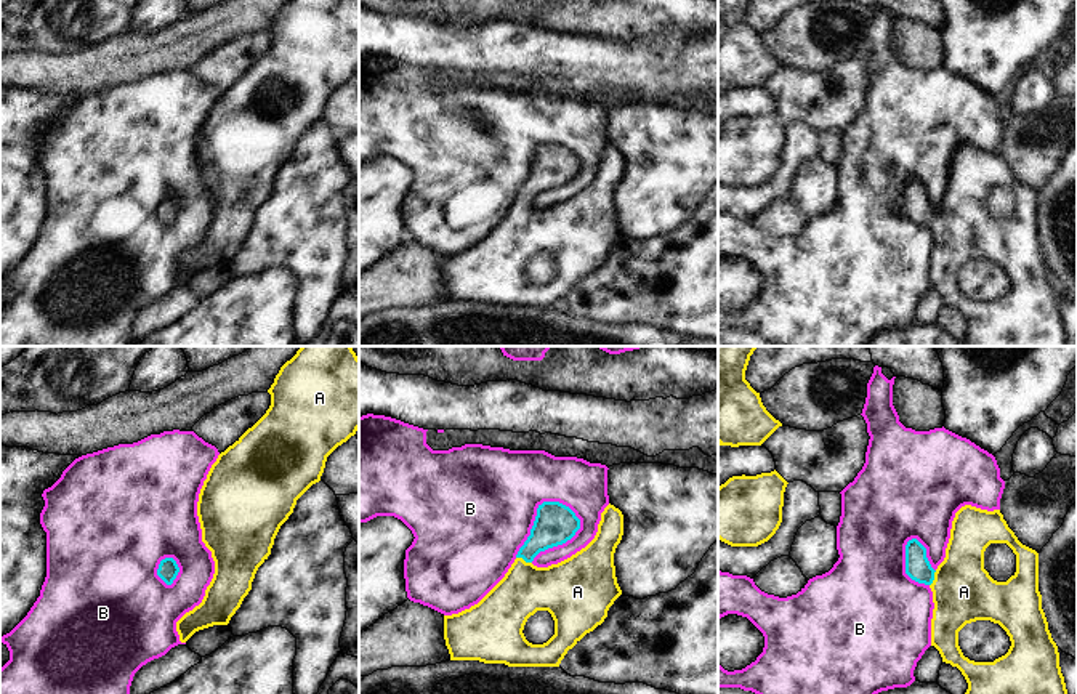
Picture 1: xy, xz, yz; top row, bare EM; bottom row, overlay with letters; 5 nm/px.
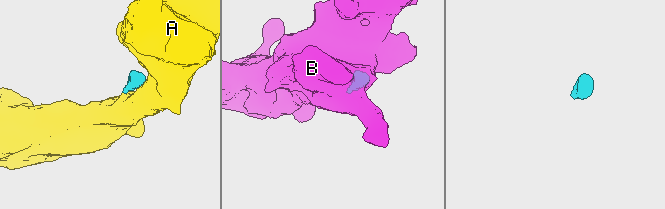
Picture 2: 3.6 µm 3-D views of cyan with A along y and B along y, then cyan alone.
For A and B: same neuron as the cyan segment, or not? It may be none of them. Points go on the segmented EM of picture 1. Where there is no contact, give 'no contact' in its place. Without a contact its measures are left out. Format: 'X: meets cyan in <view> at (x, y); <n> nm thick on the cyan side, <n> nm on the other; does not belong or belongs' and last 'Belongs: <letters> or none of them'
A: meets cyan in xz at (524, 560); 200 nm thick on the cyan side, 260 nm on the other; belongs
B: meets cyan in xz at (537, 512); 200 nm thick on the cyan side, 480 nm on the other; does not belong
Belongs: A

